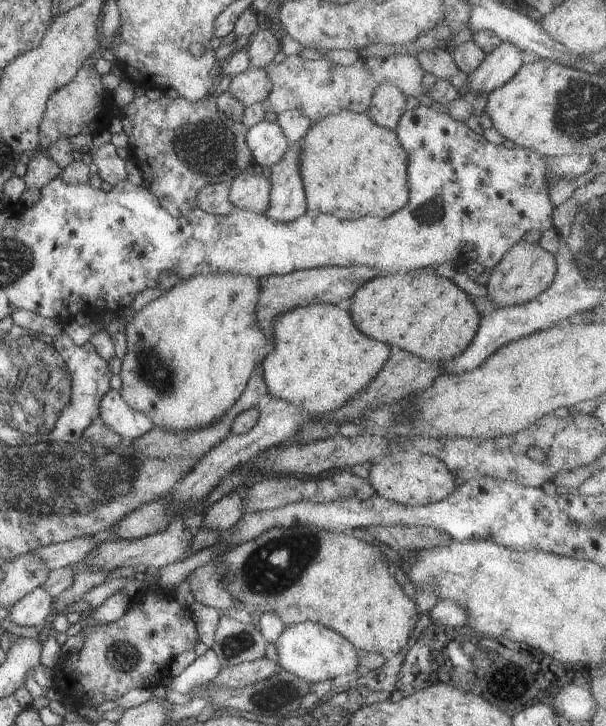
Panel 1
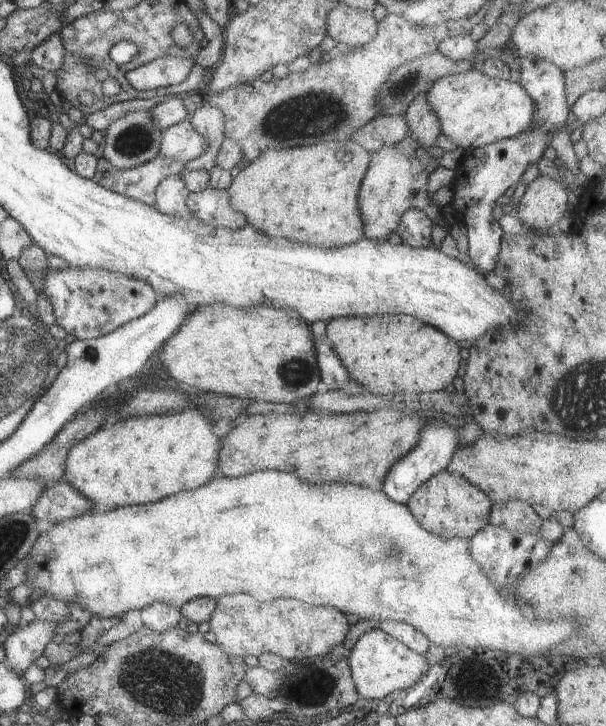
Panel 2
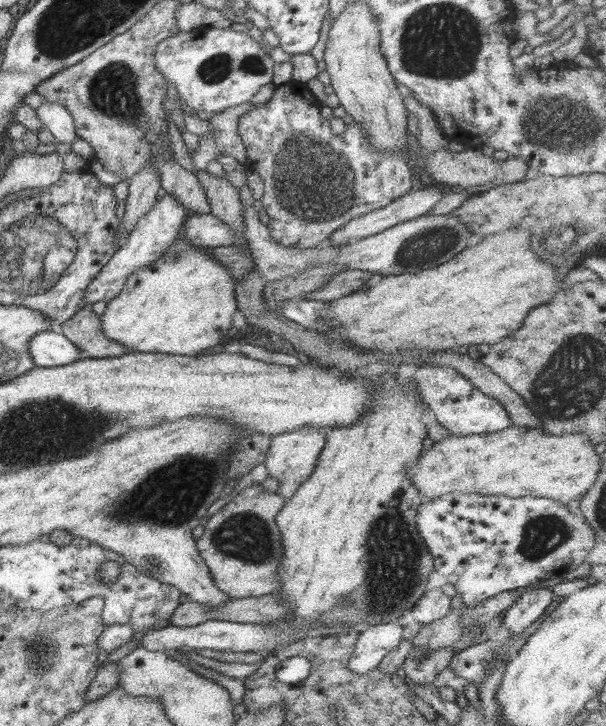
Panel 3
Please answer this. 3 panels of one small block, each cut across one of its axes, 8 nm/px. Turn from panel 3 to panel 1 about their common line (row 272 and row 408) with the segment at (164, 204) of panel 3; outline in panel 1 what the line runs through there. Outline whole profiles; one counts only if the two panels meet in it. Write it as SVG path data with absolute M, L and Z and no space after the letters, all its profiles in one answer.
M112 388L101 398L99 411L97 421L100 424L131 441L149 433L155 426L145 412L130 408L120 391Z

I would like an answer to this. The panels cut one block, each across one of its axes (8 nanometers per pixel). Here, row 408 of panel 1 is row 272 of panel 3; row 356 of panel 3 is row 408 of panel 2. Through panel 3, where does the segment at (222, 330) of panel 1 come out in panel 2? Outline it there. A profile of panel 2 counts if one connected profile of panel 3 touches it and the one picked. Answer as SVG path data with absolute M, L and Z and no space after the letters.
M198 408L178 410L174 414L134 414L130 418L108 421L70 450L66 460L63 481L74 490L82 492L96 506L122 508L154 503L182 491L192 491L213 480L214 468L218 466L222 440L213 433L215 422Z

